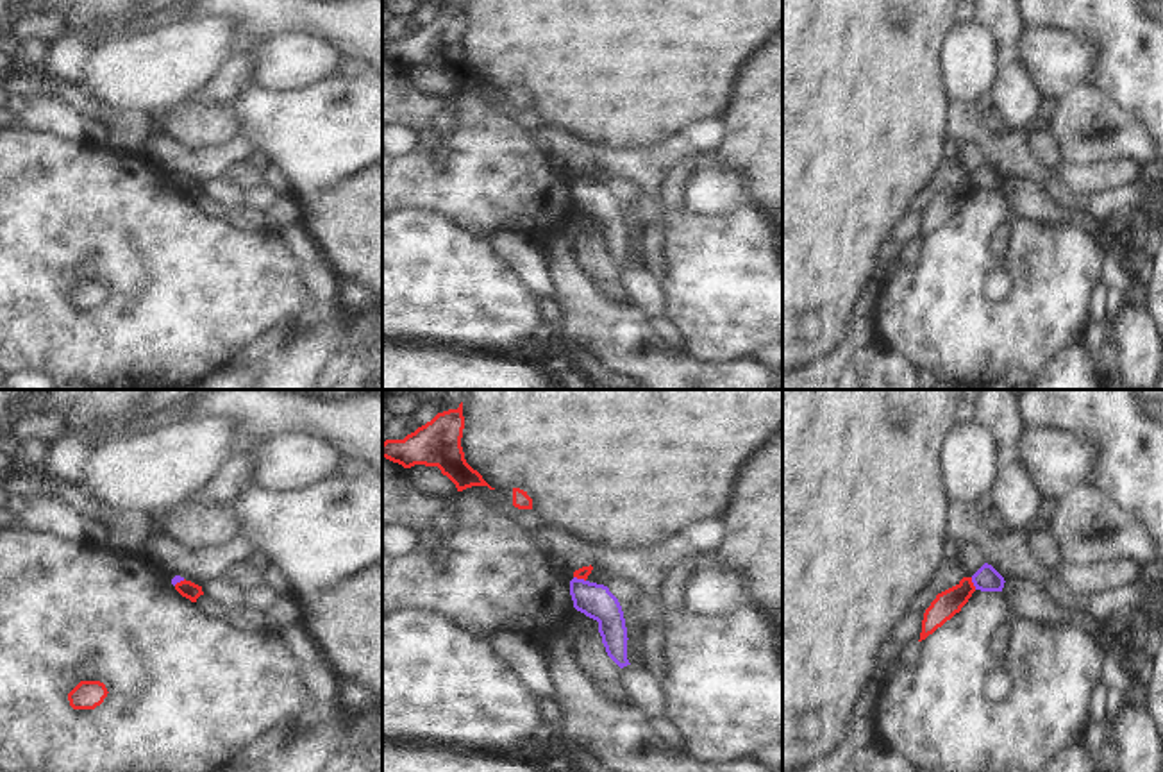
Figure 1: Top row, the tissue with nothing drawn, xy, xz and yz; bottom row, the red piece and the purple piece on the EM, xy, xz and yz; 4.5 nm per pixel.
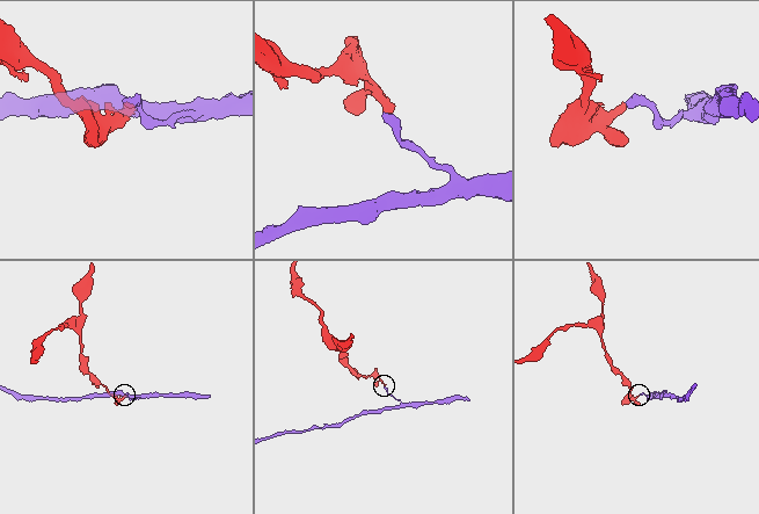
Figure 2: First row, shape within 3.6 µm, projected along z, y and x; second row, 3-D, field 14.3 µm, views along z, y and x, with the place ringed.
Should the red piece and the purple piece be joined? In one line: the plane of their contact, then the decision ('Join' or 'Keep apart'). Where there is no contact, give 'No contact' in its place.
Touches red in yz. Keep apart.

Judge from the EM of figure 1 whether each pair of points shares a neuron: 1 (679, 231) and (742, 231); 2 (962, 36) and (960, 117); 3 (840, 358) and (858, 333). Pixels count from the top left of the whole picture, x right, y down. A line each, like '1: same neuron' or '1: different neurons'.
1: same neuron
2: different neurons
3: same neuron

